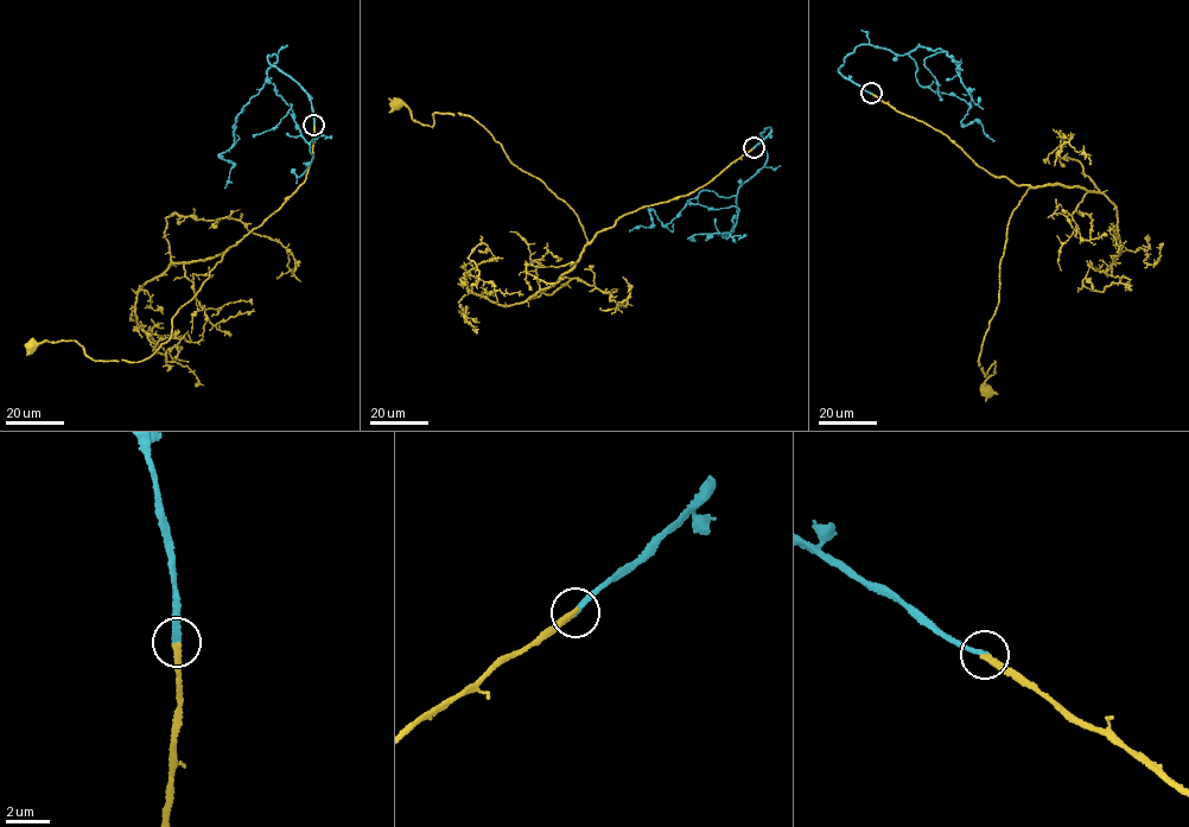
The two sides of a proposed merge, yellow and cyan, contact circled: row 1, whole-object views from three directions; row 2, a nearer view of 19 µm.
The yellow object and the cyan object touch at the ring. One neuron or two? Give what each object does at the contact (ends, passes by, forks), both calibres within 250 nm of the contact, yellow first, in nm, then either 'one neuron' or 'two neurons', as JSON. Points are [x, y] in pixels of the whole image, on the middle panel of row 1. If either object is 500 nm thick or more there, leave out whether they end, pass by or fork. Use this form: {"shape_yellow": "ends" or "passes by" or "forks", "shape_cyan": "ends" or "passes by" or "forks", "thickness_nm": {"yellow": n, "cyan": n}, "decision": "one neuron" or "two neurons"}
{"shape_yellow": "ends", "shape_cyan": "ends", "thickness_nm": {"yellow": 300, "cyan": 260}, "decision": "one neuron"}

